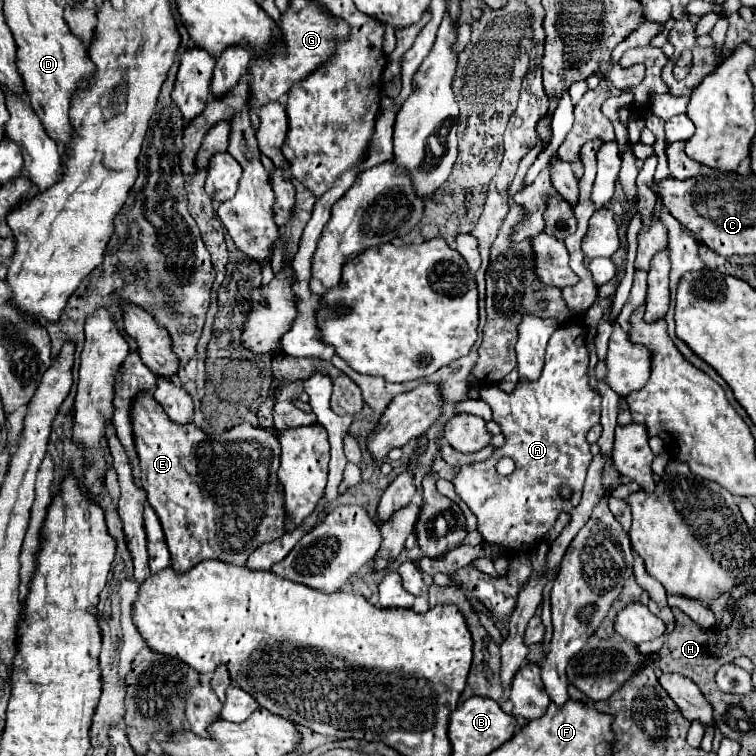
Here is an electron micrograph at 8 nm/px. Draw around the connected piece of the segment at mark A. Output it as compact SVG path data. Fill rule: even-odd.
M579 316L569 318L553 332L547 344L545 368L537 382L519 380L517 388L511 394L503 392L495 384L481 386L479 390L481 398L493 410L493 420L501 424L501 430L505 434L505 446L497 448L493 456L483 462L461 466L459 474L453 478L453 484L459 498L465 500L471 512L477 516L477 530L483 534L483 540L489 544L499 544L509 552L529 552L553 526L559 512L571 512L579 504L585 474L593 458L587 442L587 432L595 424L599 424L601 414L601 396L589 386L589 354L583 342L585 332L587 328ZM505 456L515 460L515 472L511 476L499 476L495 468L497 462ZM561 486L567 486L571 490L571 498L563 498L559 494Z

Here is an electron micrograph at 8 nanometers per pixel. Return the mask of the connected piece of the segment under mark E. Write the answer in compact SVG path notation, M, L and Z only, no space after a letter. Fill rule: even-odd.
M145 392L145 394L139 394L133 402L133 410L131 410L131 420L133 420L133 432L135 432L135 448L137 448L137 454L139 454L139 464L141 464L141 486L143 490L147 492L147 502L151 504L151 508L155 510L155 514L159 516L159 522L163 526L163 532L165 532L165 542L169 546L169 552L171 552L171 568L175 572L187 572L191 570L193 566L197 566L199 562L203 560L209 560L209 558L215 558L215 560L221 560L221 562L227 562L227 564L235 564L235 566L245 566L249 554L259 548L261 544L265 542L271 542L275 538L281 538L285 534L283 530L283 518L285 518L285 512L283 512L283 492L279 490L279 480L277 480L277 470L279 470L279 454L281 454L281 446L279 446L279 440L269 434L267 430L263 428L255 428L251 424L239 424L235 428L229 430L229 434L225 436L213 436L213 434L205 434L201 428L197 428L193 422L189 422L187 426L179 426L177 422L171 422L165 414L165 410L155 402L153 394L151 392ZM219 536L225 536L225 542L219 542Z

